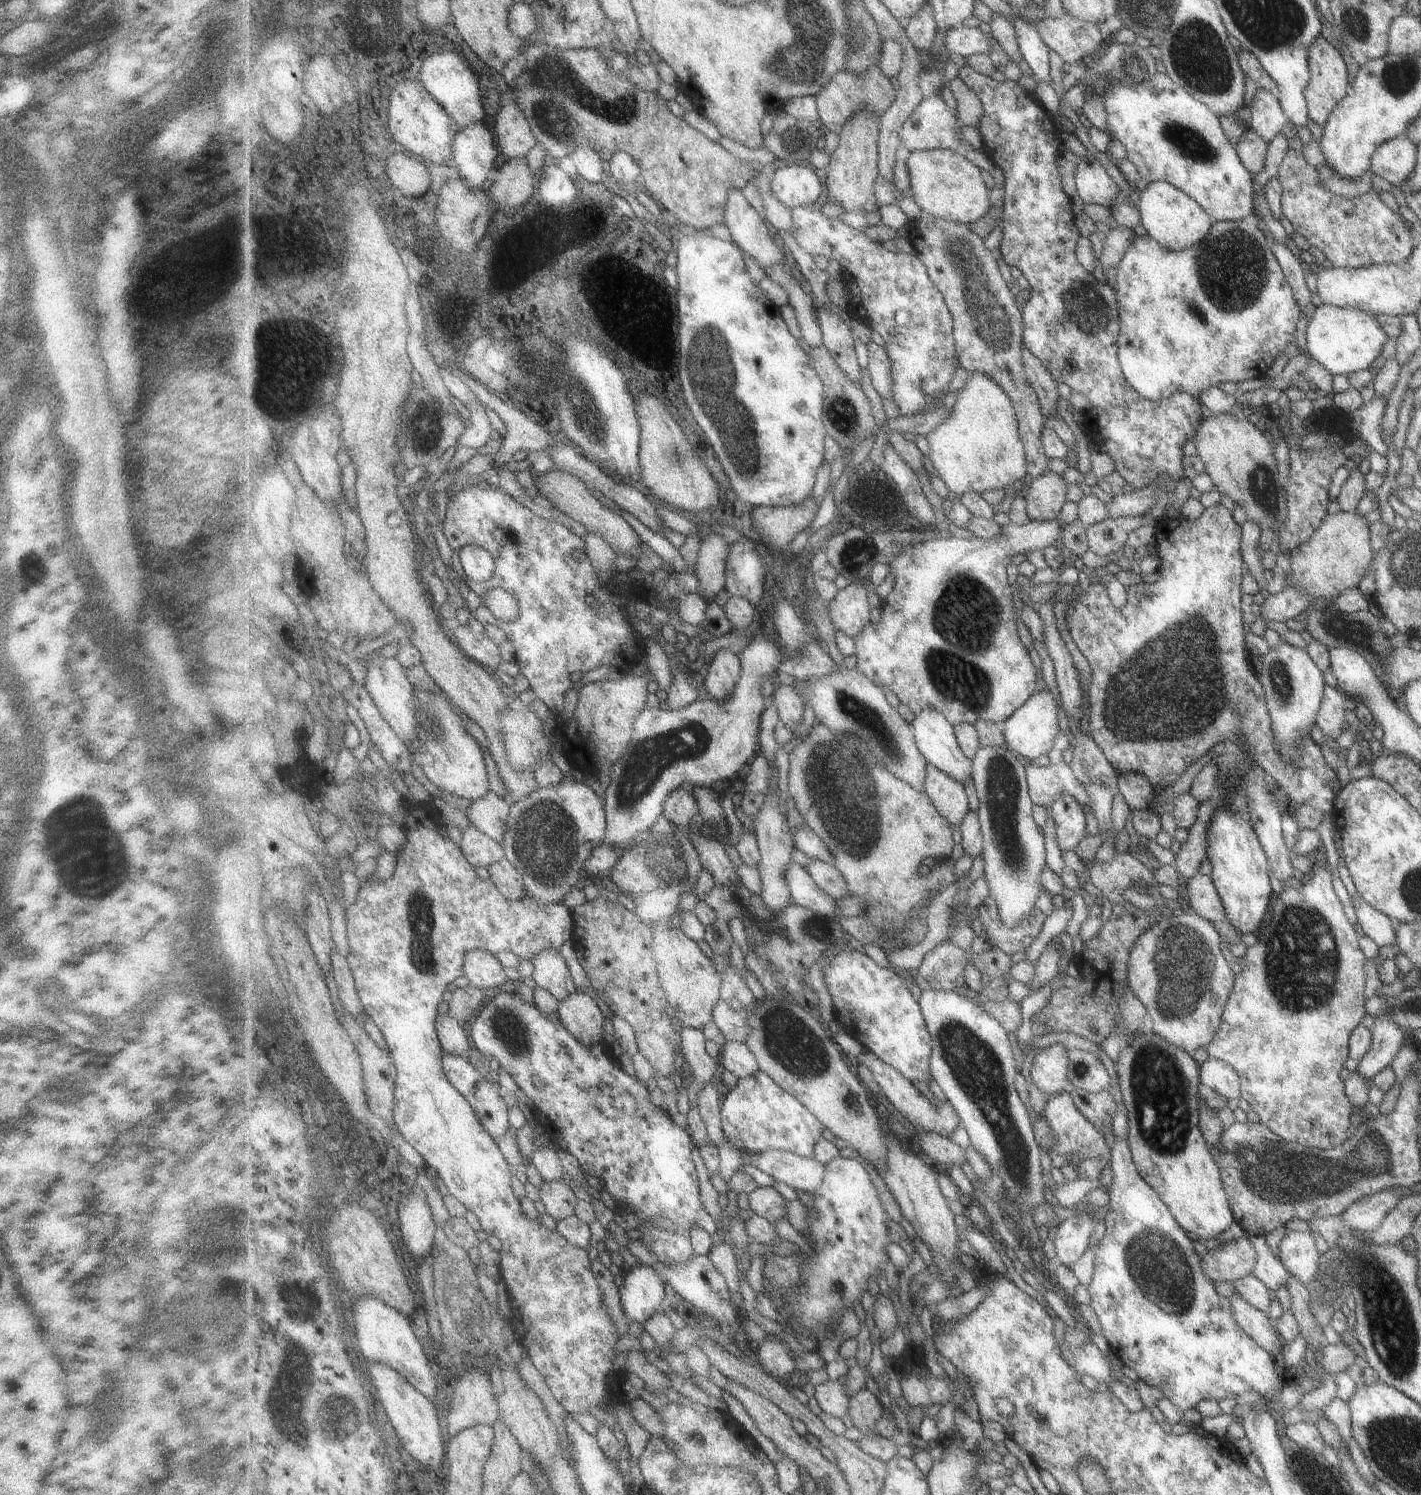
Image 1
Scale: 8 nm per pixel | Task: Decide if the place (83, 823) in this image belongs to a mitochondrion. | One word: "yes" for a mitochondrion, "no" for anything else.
yes

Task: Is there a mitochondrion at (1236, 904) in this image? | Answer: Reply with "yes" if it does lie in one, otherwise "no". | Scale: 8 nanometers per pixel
no

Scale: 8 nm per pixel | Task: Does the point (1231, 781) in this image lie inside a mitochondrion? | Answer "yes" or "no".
yes

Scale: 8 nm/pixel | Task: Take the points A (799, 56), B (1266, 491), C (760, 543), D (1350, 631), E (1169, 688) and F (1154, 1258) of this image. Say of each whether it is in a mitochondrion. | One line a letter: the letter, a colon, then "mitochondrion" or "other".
A: mitochondrion
B: mitochondrion
C: other
D: mitochondrion
E: mitochondrion
F: mitochondrion

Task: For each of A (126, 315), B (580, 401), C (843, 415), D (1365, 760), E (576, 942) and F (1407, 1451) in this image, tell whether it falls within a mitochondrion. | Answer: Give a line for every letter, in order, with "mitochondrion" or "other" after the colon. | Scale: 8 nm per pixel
A: mitochondrion
B: mitochondrion
C: mitochondrion
D: other
E: other
F: mitochondrion

